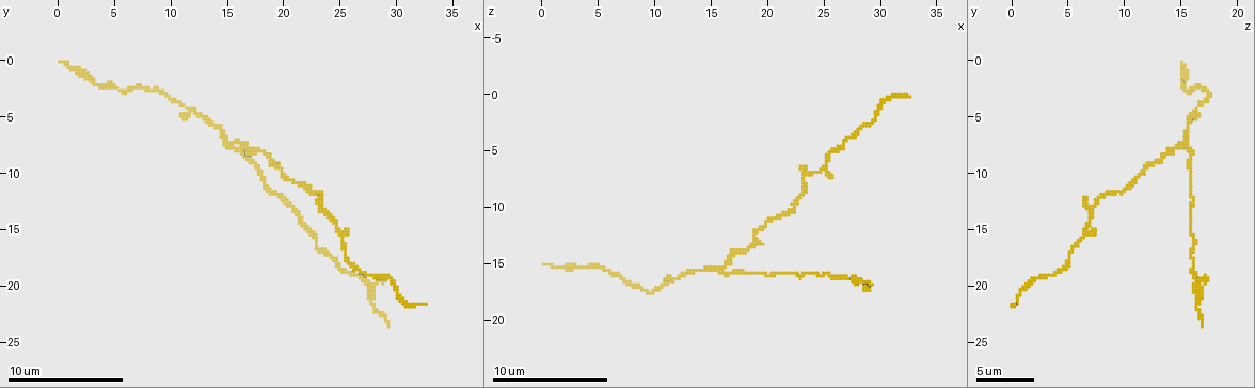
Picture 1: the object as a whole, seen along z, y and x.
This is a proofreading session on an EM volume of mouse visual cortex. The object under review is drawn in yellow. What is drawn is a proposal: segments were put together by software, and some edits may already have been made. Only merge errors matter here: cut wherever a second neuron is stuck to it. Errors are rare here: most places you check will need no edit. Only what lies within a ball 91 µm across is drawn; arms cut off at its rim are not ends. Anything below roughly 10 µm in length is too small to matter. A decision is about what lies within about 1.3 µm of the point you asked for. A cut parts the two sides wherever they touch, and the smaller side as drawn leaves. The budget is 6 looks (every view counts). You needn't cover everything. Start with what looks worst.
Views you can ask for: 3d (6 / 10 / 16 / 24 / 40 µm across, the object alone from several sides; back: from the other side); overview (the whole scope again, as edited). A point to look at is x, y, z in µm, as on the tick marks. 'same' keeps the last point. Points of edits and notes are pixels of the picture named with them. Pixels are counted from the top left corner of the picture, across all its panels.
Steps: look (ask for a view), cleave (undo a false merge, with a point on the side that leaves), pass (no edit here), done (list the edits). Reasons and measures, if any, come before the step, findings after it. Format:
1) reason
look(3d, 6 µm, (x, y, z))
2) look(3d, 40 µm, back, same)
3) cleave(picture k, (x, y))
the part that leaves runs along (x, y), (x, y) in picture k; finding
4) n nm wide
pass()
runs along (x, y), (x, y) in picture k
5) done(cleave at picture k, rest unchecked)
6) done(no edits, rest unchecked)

two arms in line, one across
look(3d, 10 µm, (15.2, 7.6, 15.8))

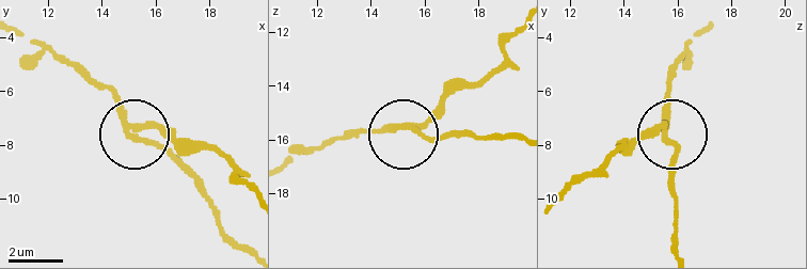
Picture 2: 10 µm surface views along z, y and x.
look(3d, 6 µm, (15.5, 7.8, 15.6))

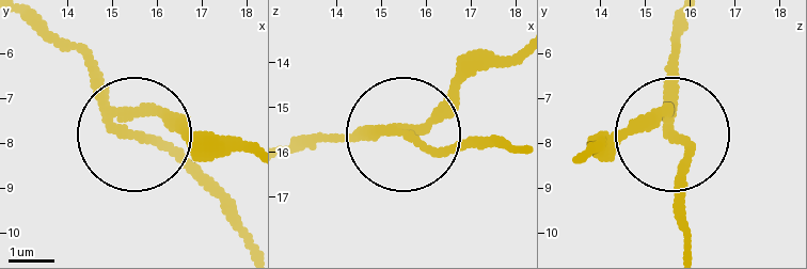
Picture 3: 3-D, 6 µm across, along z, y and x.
3 arms
cleave(picture 3, (159, 148))
two neurons meet here

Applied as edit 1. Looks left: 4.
a narrow waist
look(3d, 16 µm, (23.4, 12.4, 7.2))

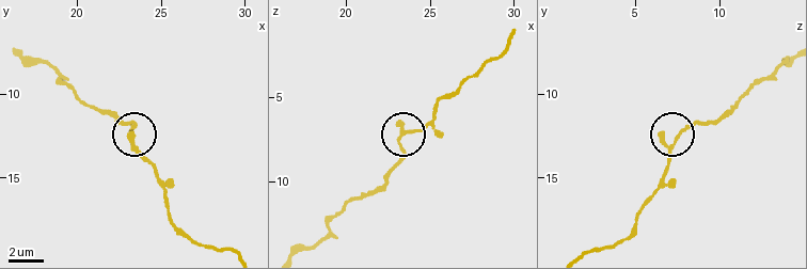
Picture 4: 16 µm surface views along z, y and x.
3 arms
pass()
one neuron here

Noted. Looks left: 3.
side arm on a straight run
look(3d, 10 µm, (11.2, 3.8, 16.6))

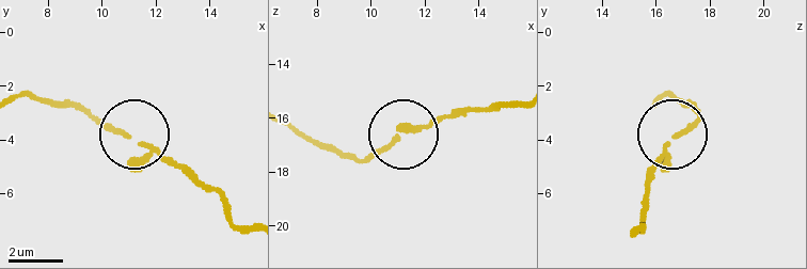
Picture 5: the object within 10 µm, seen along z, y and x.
closer look
look(3d, 6 µm, (11.0, 3.9, 16.7))

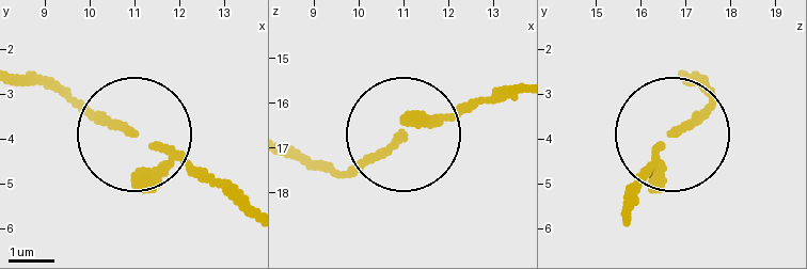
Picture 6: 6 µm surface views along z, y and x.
pass()
runs along (243, 214), (52, 83) in picture 6; continuous, no second neuron

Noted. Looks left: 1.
done(cleave at picture 3, rest unchecked)

